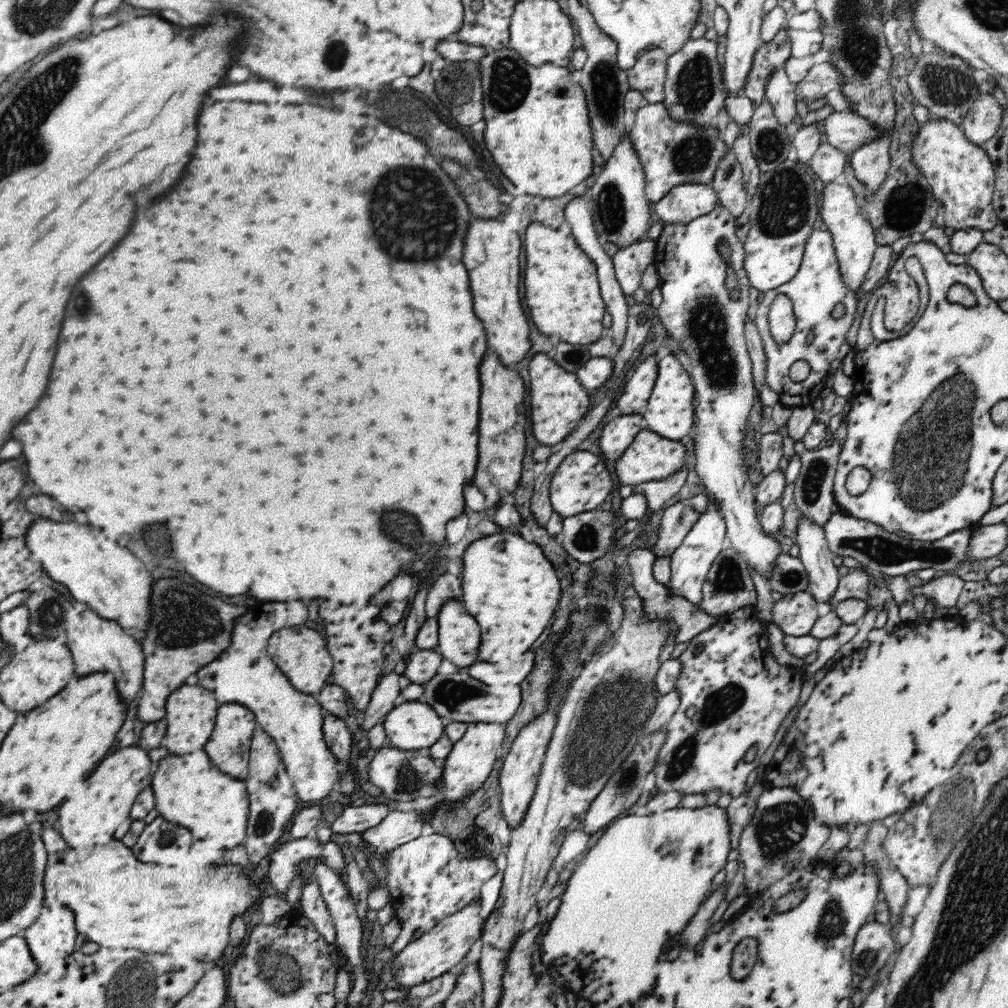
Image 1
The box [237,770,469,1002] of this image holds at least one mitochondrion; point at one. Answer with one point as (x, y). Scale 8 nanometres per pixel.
(278, 971)

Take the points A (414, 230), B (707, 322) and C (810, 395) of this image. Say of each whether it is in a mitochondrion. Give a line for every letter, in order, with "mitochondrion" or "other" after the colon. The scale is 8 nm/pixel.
A: mitochondrion
B: mitochondrion
C: other

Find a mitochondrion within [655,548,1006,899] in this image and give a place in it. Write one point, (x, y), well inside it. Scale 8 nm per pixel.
(932, 833)

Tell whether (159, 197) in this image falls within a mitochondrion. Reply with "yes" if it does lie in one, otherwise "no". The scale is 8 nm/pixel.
no

